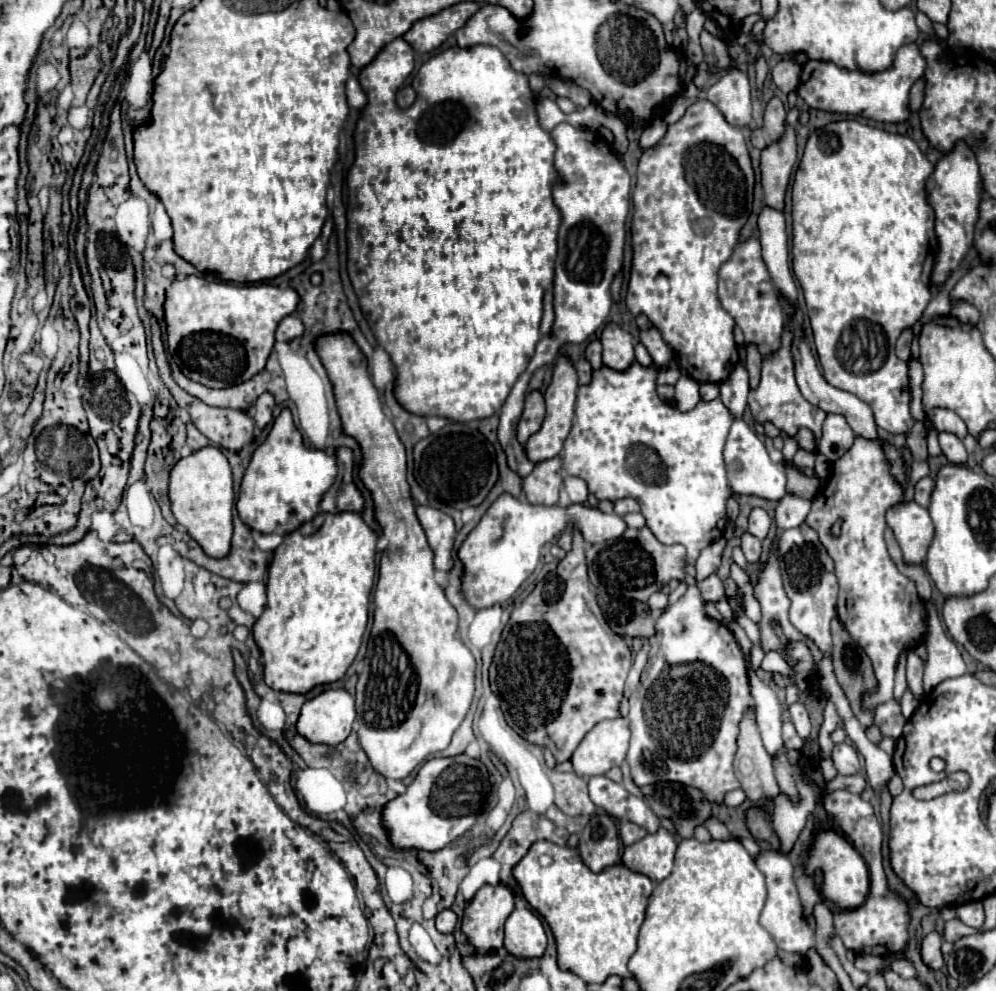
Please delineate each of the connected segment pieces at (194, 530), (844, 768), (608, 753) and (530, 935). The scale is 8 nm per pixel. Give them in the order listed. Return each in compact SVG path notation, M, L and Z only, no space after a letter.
M206 446L194 452L188 458L182 458L170 472L170 504L172 514L180 526L200 544L200 548L212 556L222 558L230 552L230 536L234 534L232 524L232 506L234 506L234 490L232 490L232 472L226 456L214 448Z
M850 742L836 744L834 750L832 750L832 760L834 760L834 766L836 766L838 774L850 776L850 774L860 772L860 758L858 758L856 748Z
M616 716L614 720L602 720L598 722L580 742L576 752L572 754L572 766L578 776L600 776L606 774L612 766L620 766L626 758L628 750L628 740L630 740L630 720L626 716Z
M514 908L506 920L504 948L518 958L538 958L546 950L542 920L530 908Z

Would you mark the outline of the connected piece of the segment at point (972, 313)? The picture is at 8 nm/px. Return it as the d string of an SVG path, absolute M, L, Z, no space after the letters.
M954 302L952 316L956 316L960 322L970 322L970 324L978 324L980 320L980 312L972 304L966 304L966 302Z

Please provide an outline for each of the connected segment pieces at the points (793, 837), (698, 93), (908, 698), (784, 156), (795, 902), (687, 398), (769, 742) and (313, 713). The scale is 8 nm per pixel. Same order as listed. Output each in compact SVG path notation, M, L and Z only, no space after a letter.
M798 782L798 790L800 790L798 804L792 804L784 794L780 794L774 800L774 830L776 836L780 838L780 848L784 854L792 850L800 832L806 826L806 818L816 808L816 792L812 790L812 786Z
M730 68L714 86L708 90L699 90L692 82L684 96L691 99L710 100L724 118L734 126L746 126L752 120L752 96L750 96L750 78L740 68Z
M906 690L904 692L904 696L902 696L902 700L900 700L900 704L902 704L902 714L906 716L906 718L910 718L912 714L914 714L914 710L918 708L918 698L912 694L912 690Z
M786 124L786 134L782 142L770 144L768 148L762 150L760 170L762 170L764 206L770 206L780 212L784 210L784 198L794 164L796 164L796 136L794 130Z
M764 850L756 858L756 864L758 864L760 872L766 876L766 888L768 888L768 898L766 898L762 916L760 916L760 924L772 934L778 948L782 948L786 952L806 954L806 950L814 946L814 932L808 928L808 924L804 920L804 914L802 914L802 906L800 906L800 900L798 900L798 890L796 890L796 884L794 884L792 862L784 854Z
M680 376L680 380L676 382L674 388L676 388L674 406L680 412L688 412L700 402L699 384L694 382L694 380L690 380L688 376Z
M762 668L750 670L750 688L752 696L756 700L756 722L758 730L764 742L764 748L774 756L784 744L782 744L782 732L780 732L780 698L776 694L774 674L764 672Z
M328 688L306 700L296 728L308 742L336 746L352 732L354 718L354 696L344 688Z

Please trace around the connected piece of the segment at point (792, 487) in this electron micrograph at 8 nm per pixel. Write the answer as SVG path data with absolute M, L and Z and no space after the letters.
M786 468L786 472L788 472L788 492L800 494L800 496L804 496L804 498L812 498L812 496L816 494L818 480L806 478L806 476L798 474L798 472L792 470L792 468Z

